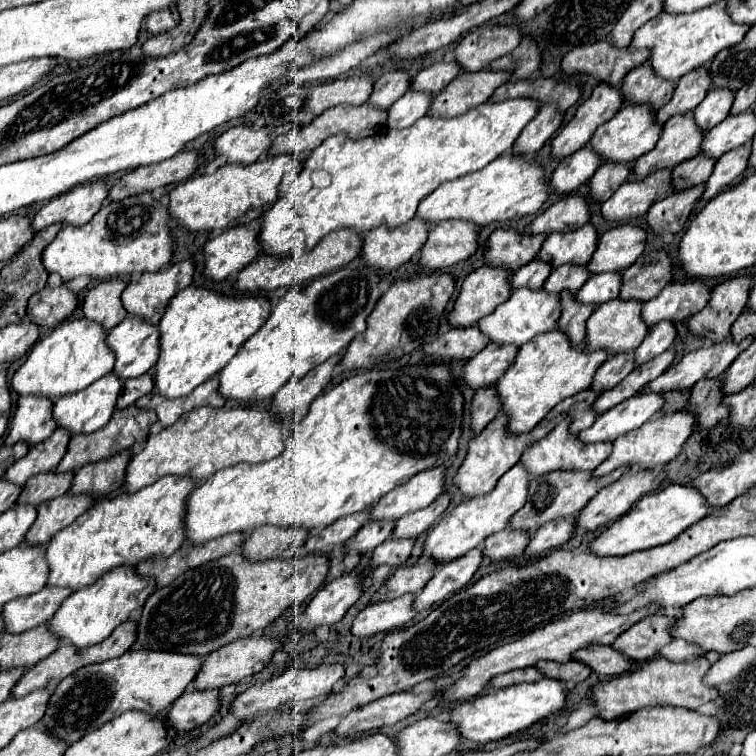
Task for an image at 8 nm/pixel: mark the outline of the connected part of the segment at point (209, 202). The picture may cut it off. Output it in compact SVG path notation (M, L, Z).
M269 155L247 167L241 163L223 165L213 175L197 175L171 189L169 213L187 231L221 231L235 225L251 225L277 201L281 177L289 169L301 171L303 163L301 155Z

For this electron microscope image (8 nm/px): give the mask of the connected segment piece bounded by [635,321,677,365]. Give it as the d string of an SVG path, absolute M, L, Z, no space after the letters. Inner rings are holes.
M661 321L661 325L653 325L653 329L649 329L645 341L635 349L637 365L643 365L643 363L651 361L653 357L661 355L663 351L667 351L671 347L675 335L677 335L677 329L675 329L673 321Z

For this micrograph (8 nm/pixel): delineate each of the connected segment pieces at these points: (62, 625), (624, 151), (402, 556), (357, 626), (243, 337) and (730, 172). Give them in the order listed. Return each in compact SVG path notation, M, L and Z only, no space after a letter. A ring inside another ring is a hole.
M117 567L111 569L105 577L99 577L97 583L87 585L85 589L79 589L77 593L71 593L55 613L55 617L49 621L49 629L57 633L61 639L67 639L75 647L87 647L101 643L107 639L115 627L119 627L123 621L131 617L131 611L139 613L145 605L145 599L155 591L153 577L137 577L135 567Z
M645 103L645 105L623 105L623 109L613 119L603 123L595 131L589 145L599 155L603 155L603 161L617 161L617 163L621 163L621 161L637 161L643 153L651 151L657 145L661 129L663 129L663 125L657 123L655 109L649 103Z
M387 539L383 541L375 551L373 551L373 559L371 559L371 567L379 567L379 565L389 565L389 567L399 567L403 565L411 551L413 551L415 539Z
M405 595L389 601L371 603L357 615L351 633L363 639L373 637L375 633L389 633L393 629L401 629L417 617L417 613L413 613L413 597L415 595Z
M189 285L167 305L159 323L161 355L155 365L155 387L165 397L185 397L197 385L219 373L239 347L259 331L271 313L271 301L263 295L221 295L207 287Z
M751 141L725 153L723 157L717 159L717 165L715 165L715 171L713 175L709 177L709 181L705 183L705 193L703 193L703 199L713 199L717 193L721 193L721 189L725 185L729 185L733 179L737 179L749 165L749 153L751 153Z

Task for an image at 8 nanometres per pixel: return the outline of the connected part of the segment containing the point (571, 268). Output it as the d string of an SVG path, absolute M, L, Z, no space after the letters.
M561 265L561 269L555 269L549 275L543 289L549 293L561 293L563 289L577 293L577 289L581 289L587 277L591 277L591 271L587 269L587 265Z

